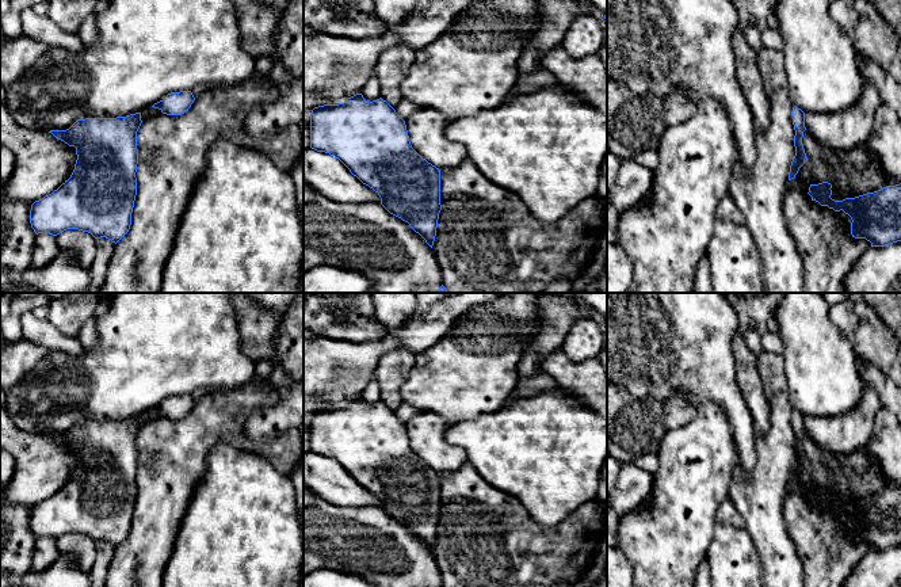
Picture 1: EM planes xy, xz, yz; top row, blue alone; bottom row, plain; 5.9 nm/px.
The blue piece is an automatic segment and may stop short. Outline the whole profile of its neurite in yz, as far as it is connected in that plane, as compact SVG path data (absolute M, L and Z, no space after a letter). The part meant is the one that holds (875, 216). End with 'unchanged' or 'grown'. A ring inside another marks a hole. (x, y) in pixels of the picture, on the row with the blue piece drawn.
M828 182L810 184L808 194L821 206L848 214L852 237L866 239L871 247L901 241L901 183L843 201L832 199L831 188Z; unchanged

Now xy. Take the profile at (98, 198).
M135 113L77 119L66 130L49 131L75 146L77 160L68 180L31 205L30 224L37 235L79 229L117 244L129 232L141 123L141 113Z; unchanged

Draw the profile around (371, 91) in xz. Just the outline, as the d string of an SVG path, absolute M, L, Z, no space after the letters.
M375 70L371 73L369 80L366 81L362 89L362 95L366 100L370 100L370 102L381 98L381 83Z

